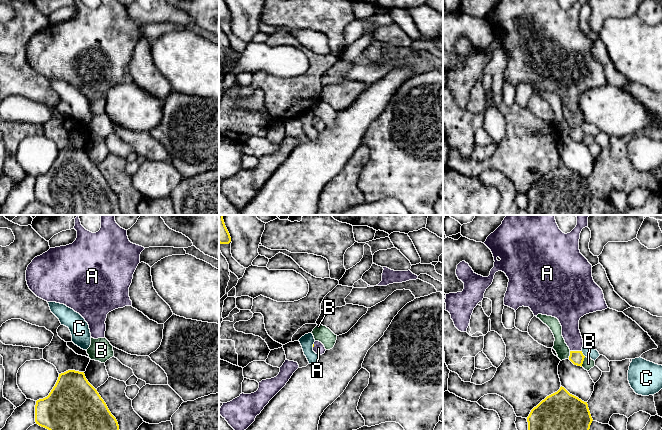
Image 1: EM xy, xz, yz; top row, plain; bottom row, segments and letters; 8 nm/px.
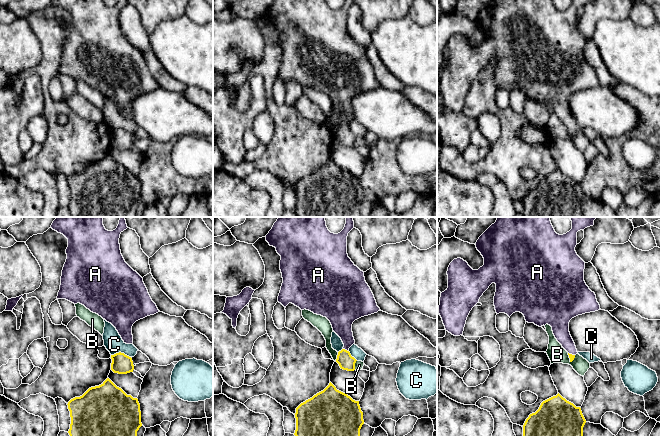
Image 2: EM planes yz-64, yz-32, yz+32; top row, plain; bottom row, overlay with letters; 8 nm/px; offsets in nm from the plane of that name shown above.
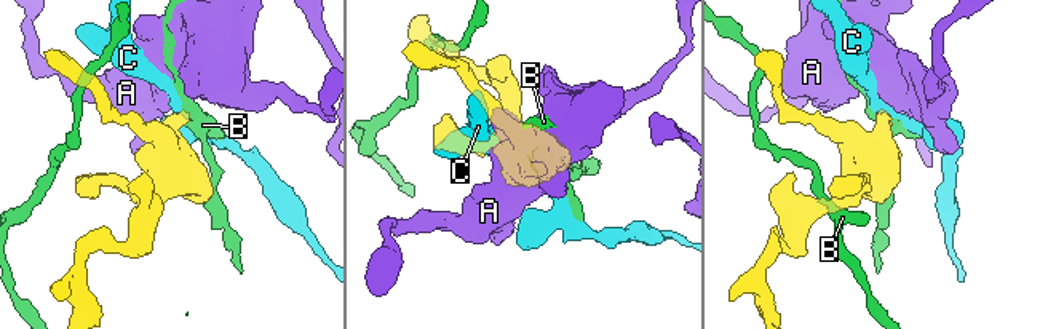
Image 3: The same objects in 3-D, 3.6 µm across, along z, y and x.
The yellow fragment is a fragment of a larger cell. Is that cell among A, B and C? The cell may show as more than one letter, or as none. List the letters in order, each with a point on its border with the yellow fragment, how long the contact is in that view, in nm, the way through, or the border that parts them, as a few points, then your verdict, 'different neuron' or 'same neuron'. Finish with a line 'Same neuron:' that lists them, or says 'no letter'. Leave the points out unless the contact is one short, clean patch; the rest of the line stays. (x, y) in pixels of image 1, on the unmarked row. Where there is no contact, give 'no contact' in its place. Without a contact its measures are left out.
A: yz (576, 127) | 100 nm | across yz (576, 133), (576, 127), (569, 97) | same neuron
B: yz (582, 138) | 90 nm | different neuron
C: yz (582, 130) | 60 nm | along yz (581, 127), (585, 132) | different neuron
Same neuron: A

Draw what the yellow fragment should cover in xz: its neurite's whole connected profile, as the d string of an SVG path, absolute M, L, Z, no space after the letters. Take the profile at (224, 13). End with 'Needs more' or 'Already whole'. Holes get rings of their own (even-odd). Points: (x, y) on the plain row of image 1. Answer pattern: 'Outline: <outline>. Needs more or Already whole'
Outline: M219 0L219 19L229 20L230 18L231 18L231 13L225 0Z. Already whole

